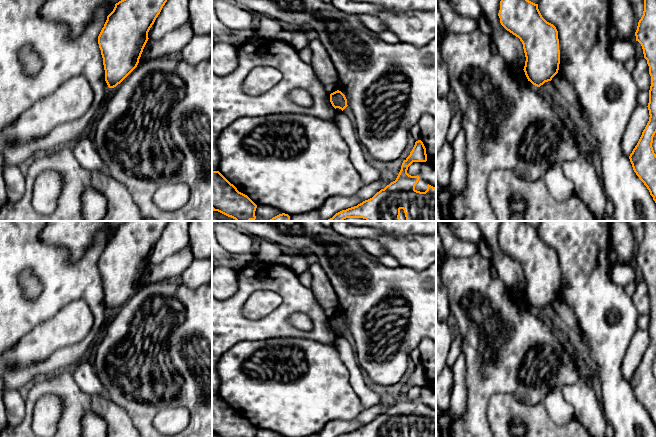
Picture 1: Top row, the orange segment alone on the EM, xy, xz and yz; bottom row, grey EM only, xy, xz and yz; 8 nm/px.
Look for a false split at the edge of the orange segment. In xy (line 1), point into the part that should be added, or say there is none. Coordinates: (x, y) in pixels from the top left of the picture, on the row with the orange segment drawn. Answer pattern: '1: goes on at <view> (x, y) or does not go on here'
1: does not go on here

